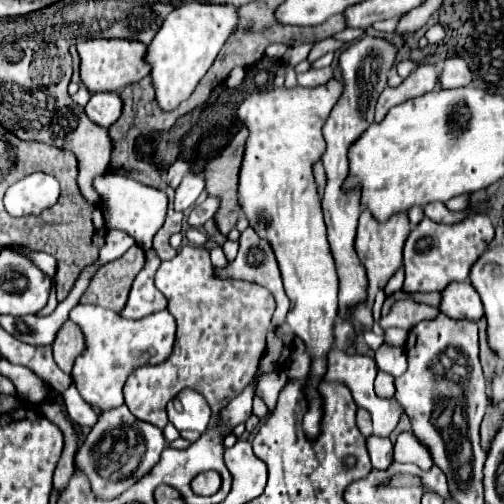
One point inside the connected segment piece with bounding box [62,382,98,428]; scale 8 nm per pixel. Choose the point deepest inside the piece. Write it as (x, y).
(79, 411)

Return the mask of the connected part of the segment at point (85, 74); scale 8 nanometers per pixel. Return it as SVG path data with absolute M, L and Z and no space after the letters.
M94 38L78 44L80 54L80 76L82 84L88 86L92 94L122 90L128 84L134 84L150 74L150 64L146 64L146 48L138 40L120 40L120 38Z

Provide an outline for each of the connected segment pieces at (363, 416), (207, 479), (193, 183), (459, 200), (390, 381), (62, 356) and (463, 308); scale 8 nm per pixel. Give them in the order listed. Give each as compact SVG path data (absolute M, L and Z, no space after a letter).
M358 407L356 412L357 426L365 438L368 438L373 434L372 421L370 413L364 408Z
M213 470L202 472L192 480L191 488L200 496L212 496L220 488L220 474Z
M188 172L182 180L182 184L176 188L176 198L174 198L174 208L176 210L186 210L190 208L198 196L202 194L204 190L204 180L202 180L202 174L194 174L194 172Z
M462 194L451 198L445 202L446 207L451 211L461 211L469 207L470 205L470 195L471 194Z
M378 372L376 382L374 382L374 392L376 392L376 396L392 398L394 396L394 378L386 372Z
M68 320L62 330L56 336L56 342L52 345L53 358L57 366L67 374L70 374L75 362L75 359L84 352L84 336L82 330Z
M470 280L466 282L450 282L440 292L440 312L450 318L468 318L468 320L480 320L484 316L482 302Z

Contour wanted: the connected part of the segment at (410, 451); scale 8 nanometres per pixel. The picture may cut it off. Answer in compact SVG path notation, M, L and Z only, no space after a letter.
M402 432L396 440L394 446L394 460L396 462L412 462L416 466L420 466L422 470L432 468L432 458L430 452L426 450L426 446L422 446L412 432Z

